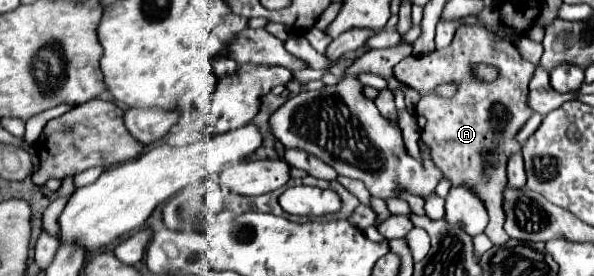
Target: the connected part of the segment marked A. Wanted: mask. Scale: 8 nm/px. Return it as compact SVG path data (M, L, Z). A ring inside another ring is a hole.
M461 26L457 28L455 38L447 48L435 50L425 58L403 58L393 68L393 76L397 80L421 94L417 112L427 118L427 126L421 130L421 138L431 148L433 162L445 174L451 186L469 186L469 190L473 190L473 194L485 202L485 208L489 212L485 234L497 246L509 240L503 230L503 192L507 188L505 164L509 160L509 154L521 152L521 144L515 140L515 136L521 126L525 126L525 122L533 116L533 110L527 104L533 70L535 64L525 62L514 43L497 38L493 32L481 26ZM473 62L497 66L499 78L491 84L473 80L469 70ZM445 82L459 84L459 92L449 100L431 94L435 86Z

